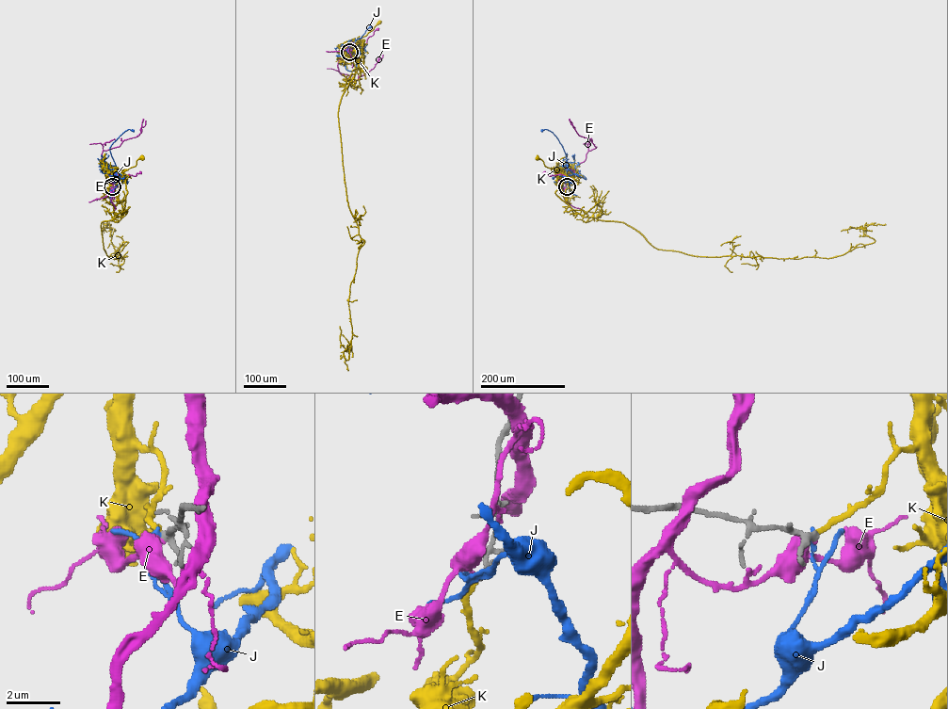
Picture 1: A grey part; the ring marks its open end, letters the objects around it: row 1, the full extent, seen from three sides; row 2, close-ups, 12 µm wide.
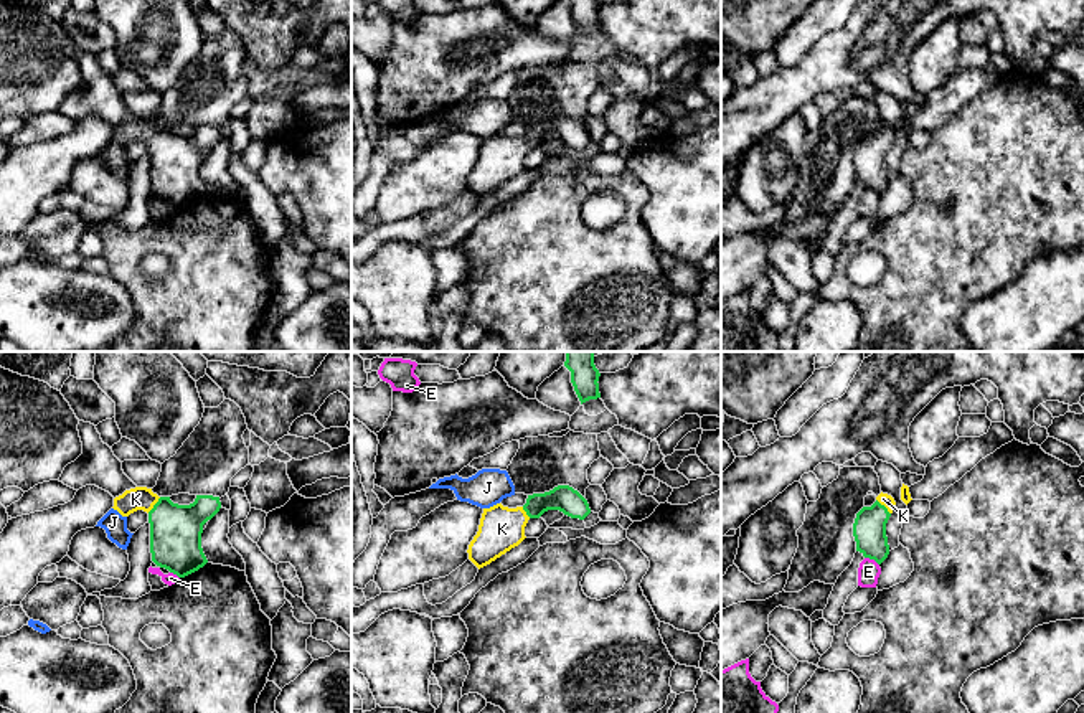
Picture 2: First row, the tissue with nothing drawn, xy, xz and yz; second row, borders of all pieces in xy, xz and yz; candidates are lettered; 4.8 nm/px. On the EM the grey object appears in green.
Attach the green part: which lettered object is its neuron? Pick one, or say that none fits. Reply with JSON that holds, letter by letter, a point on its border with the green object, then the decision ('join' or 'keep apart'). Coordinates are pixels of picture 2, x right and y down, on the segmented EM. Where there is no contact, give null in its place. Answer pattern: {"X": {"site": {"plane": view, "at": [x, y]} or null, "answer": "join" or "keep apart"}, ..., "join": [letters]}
{"E": {"site": {"plane": "yz", "at": [871, 558]}, "answer": "keep apart"}, "J": {"site": null, "answer": "keep apart"}, "K": {"site": {"plane": "xy", "at": [154, 505]}, "answer": "join"}, "join": ["K"]}

